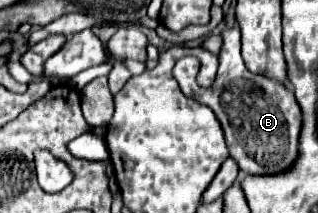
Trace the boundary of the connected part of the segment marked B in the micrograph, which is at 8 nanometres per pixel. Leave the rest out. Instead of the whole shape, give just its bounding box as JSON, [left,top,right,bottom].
[174,27,302,175]

